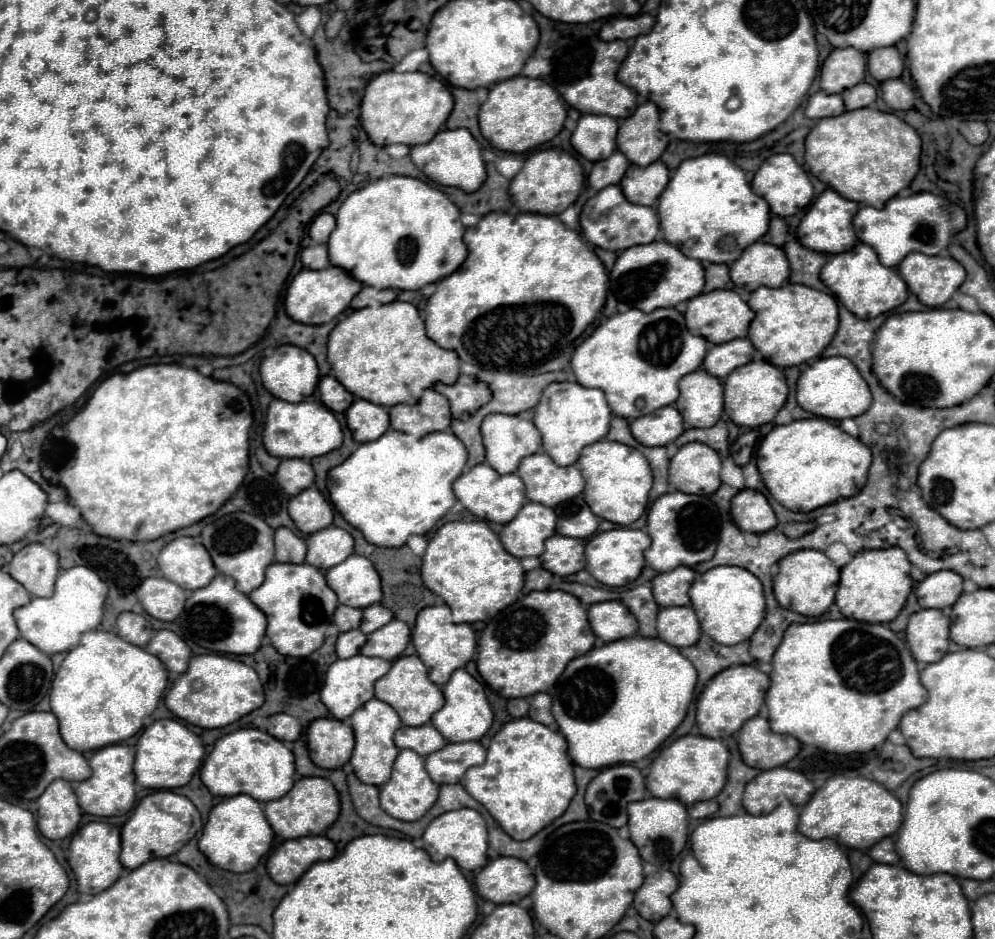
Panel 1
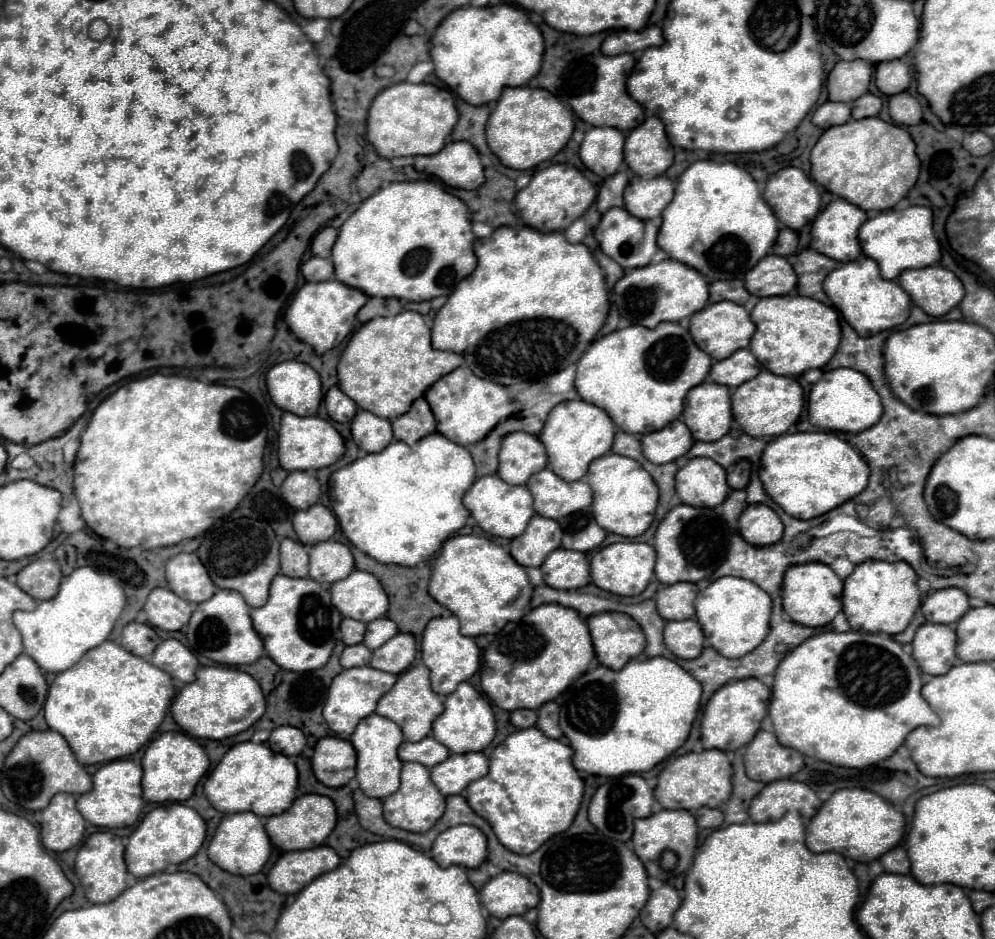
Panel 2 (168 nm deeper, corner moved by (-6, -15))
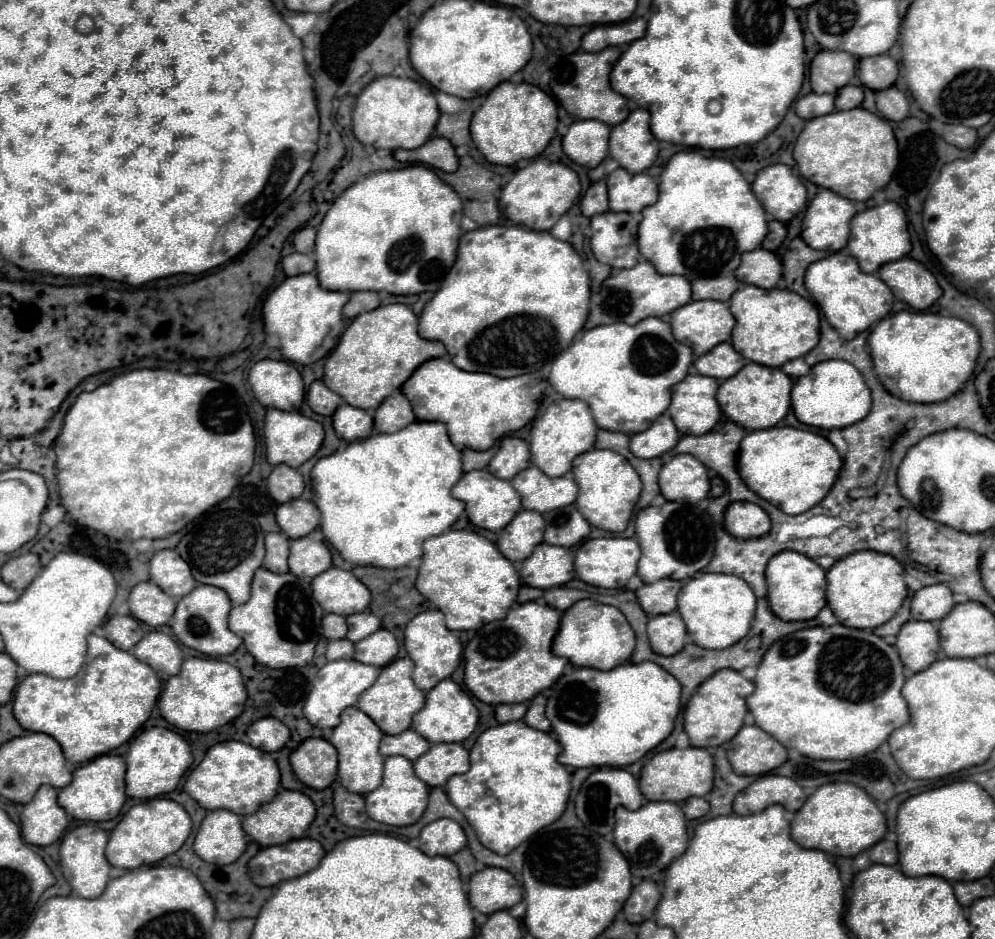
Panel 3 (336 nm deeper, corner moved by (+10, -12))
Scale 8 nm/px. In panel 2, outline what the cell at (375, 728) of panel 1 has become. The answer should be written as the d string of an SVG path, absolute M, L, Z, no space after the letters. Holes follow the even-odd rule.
M374 713L374 715L370 715L358 723L356 731L350 737L350 743L354 745L354 749L358 753L358 769L356 769L355 778L360 783L360 789L368 797L384 799L384 797L398 791L400 769L402 769L402 761L398 757L398 747L402 741L404 741L404 735L402 735L400 727L382 715Z

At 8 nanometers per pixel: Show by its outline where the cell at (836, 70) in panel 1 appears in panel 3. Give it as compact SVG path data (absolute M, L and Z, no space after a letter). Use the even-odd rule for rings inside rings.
M820 50L810 62L810 84L816 94L836 94L856 72L854 56L848 52Z

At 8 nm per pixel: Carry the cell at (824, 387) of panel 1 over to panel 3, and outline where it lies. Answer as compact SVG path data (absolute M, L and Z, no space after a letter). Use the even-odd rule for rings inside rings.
M826 360L812 366L810 374L796 380L792 388L792 408L802 424L832 430L844 428L860 422L872 408L870 388L866 386L862 374L846 360Z

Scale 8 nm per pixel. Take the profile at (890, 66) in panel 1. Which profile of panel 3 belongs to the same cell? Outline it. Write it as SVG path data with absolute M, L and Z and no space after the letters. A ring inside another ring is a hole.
M888 54L862 58L858 64L858 76L860 82L870 90L884 90L890 88L896 82L898 76L898 64Z

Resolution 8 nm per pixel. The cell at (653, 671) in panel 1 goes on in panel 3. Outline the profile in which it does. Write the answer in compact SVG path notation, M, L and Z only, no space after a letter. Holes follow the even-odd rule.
M654 662L620 664L608 672L574 668L550 690L546 716L562 746L560 764L574 768L622 768L654 750L674 728L680 710L678 680Z

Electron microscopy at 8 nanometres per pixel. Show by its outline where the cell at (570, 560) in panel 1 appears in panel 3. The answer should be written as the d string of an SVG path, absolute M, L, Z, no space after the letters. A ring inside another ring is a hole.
M538 544L520 566L522 582L532 588L564 586L574 578L574 554L568 548Z

